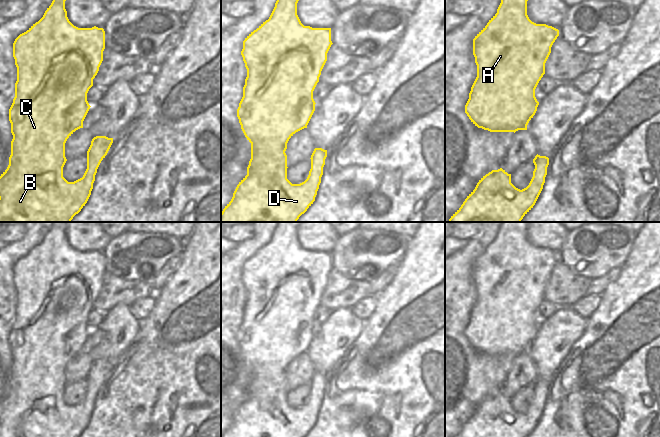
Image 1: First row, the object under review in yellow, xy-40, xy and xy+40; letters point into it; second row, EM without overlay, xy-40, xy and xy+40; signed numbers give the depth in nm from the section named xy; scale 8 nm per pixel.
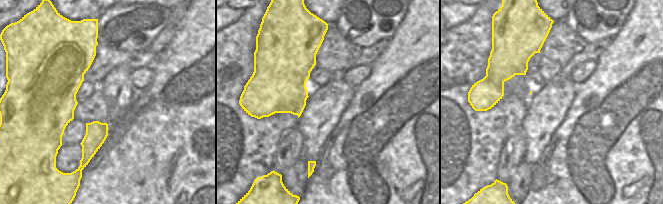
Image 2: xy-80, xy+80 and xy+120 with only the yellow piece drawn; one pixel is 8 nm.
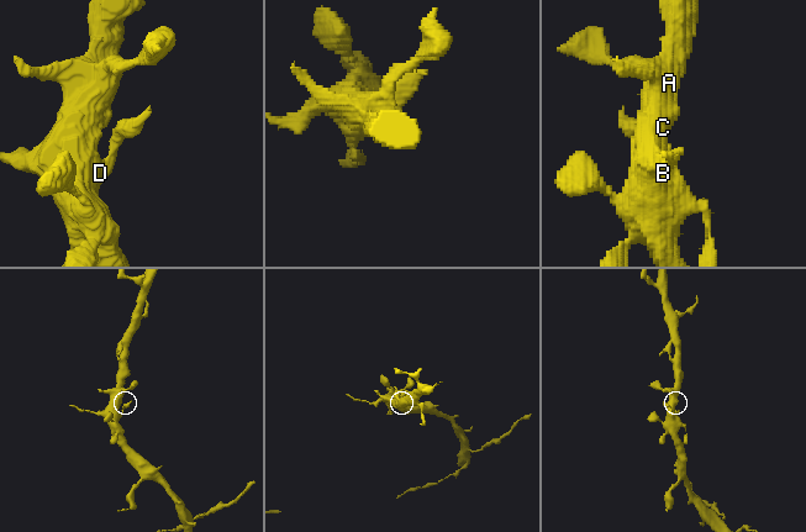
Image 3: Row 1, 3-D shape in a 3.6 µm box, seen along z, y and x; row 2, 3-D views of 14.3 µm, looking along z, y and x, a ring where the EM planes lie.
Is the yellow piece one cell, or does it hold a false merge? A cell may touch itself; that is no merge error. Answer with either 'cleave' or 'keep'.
keep

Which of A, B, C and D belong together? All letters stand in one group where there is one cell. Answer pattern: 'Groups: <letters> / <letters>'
Groups: A B C D.

